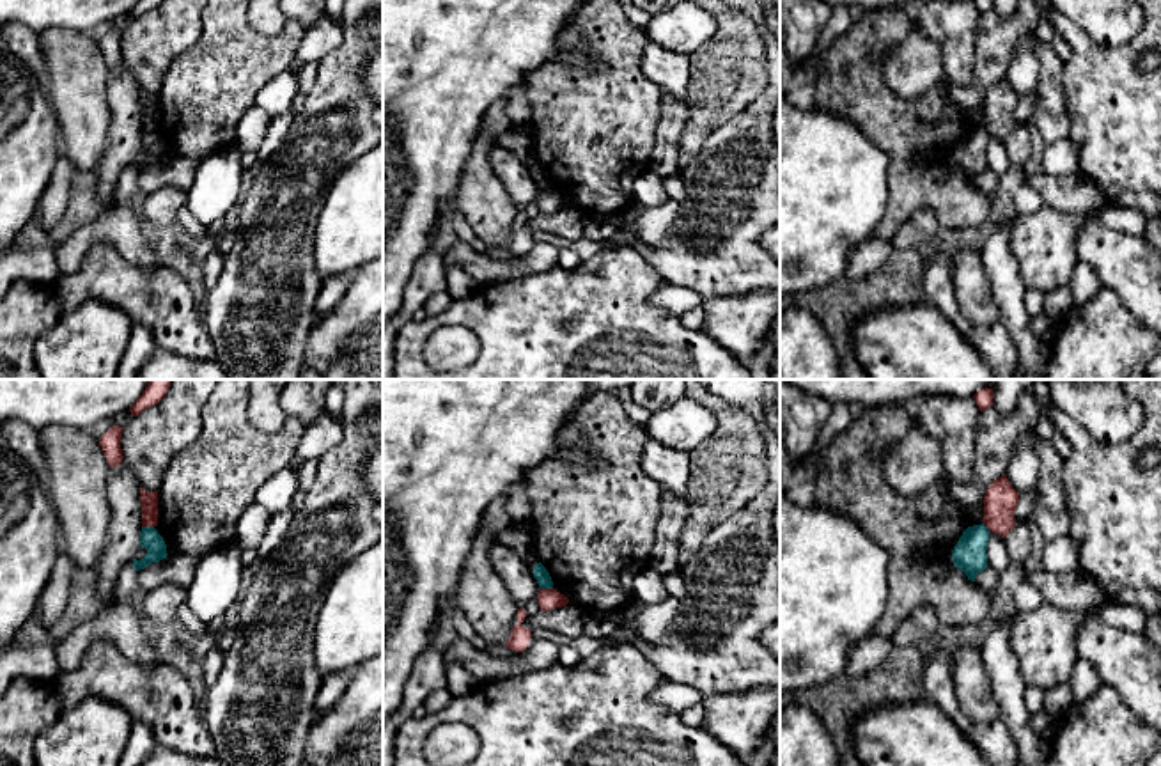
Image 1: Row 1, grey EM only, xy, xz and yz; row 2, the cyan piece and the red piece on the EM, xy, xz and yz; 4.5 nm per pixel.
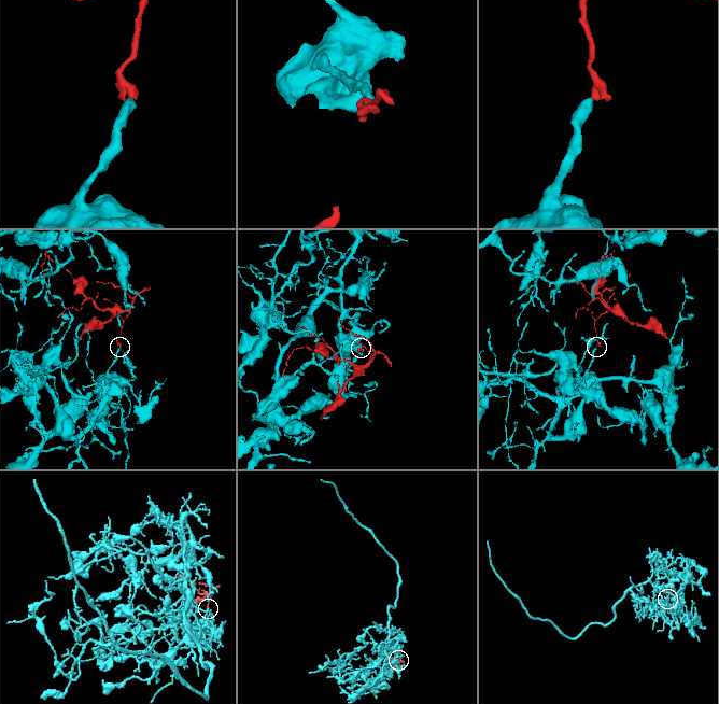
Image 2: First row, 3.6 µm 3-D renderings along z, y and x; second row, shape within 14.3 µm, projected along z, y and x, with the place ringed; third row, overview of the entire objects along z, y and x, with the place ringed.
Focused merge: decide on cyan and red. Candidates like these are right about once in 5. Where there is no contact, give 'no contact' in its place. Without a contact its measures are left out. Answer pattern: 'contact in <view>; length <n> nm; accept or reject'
contact in xy; length 60 nm; reject

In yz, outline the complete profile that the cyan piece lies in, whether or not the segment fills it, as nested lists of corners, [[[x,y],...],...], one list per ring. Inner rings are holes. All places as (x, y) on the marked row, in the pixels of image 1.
[[[982,525],[968,527],[952,550],[954,566],[959,567],[968,580],[975,582],[977,574],[987,567],[989,528]]]

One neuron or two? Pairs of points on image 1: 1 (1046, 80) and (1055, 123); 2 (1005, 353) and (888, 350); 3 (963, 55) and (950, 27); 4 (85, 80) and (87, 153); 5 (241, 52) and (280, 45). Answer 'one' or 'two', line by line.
1: one
2: two
3: one
4: one
5: one

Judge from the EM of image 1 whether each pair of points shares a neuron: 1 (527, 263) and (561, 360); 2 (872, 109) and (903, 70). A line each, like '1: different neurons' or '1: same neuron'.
1: different neurons
2: different neurons

